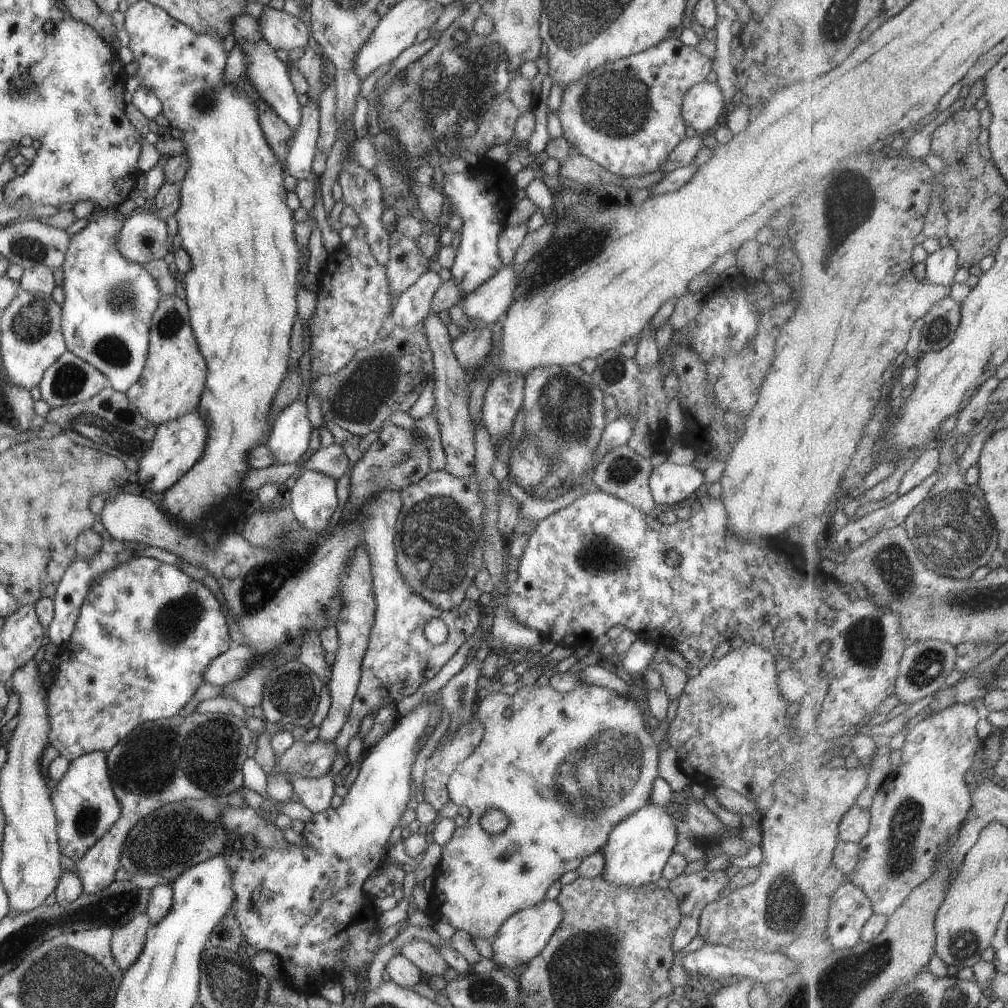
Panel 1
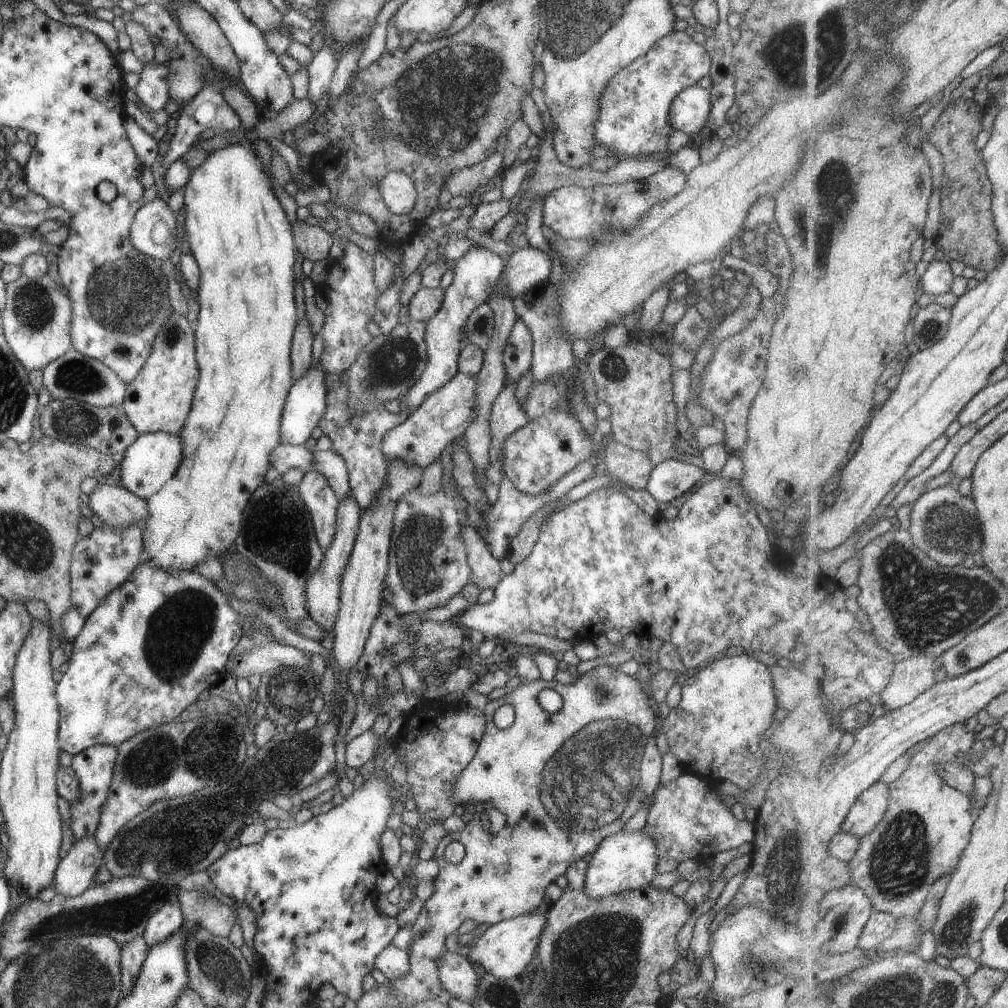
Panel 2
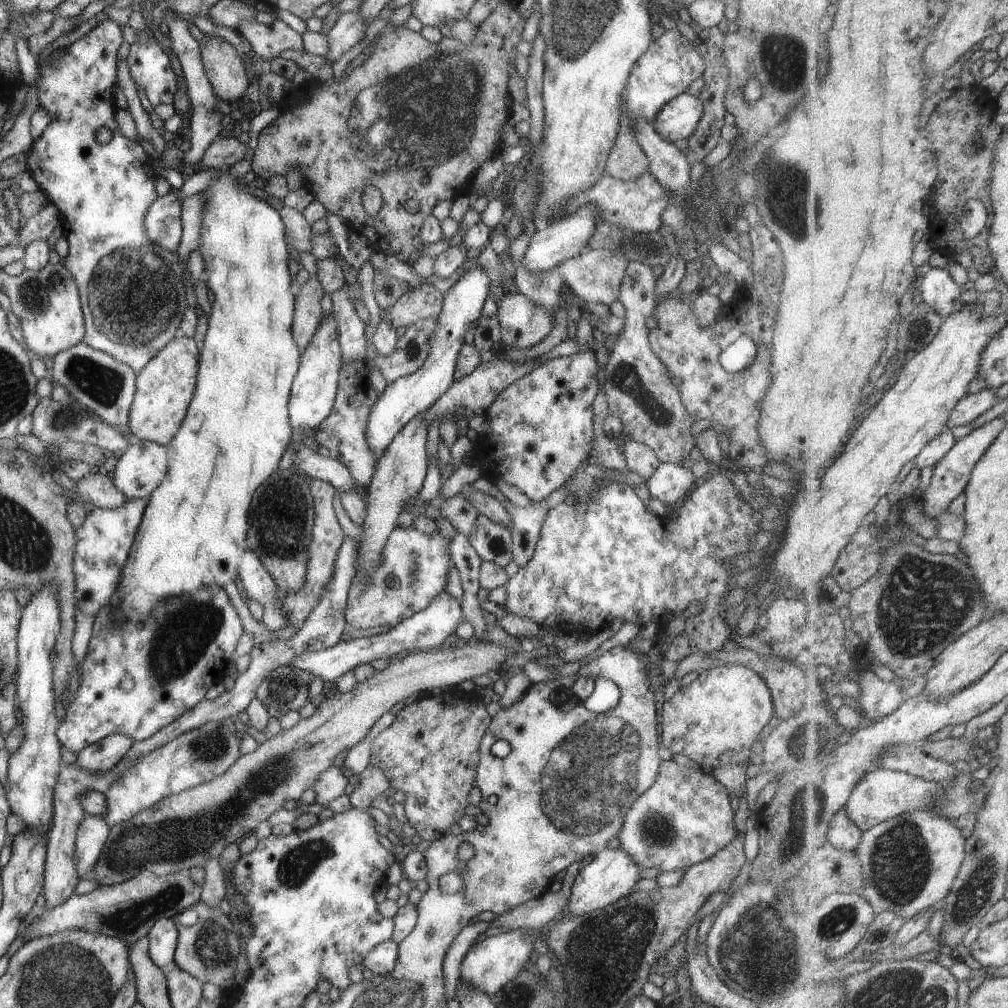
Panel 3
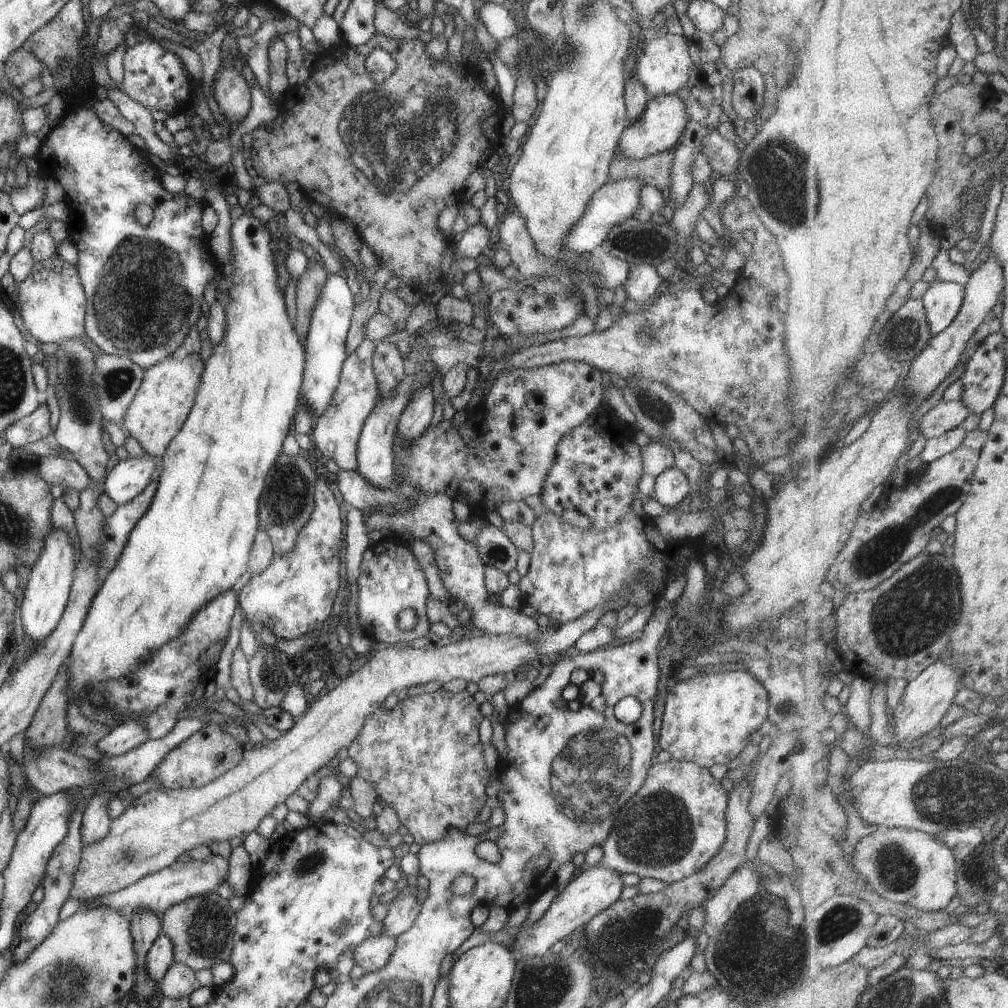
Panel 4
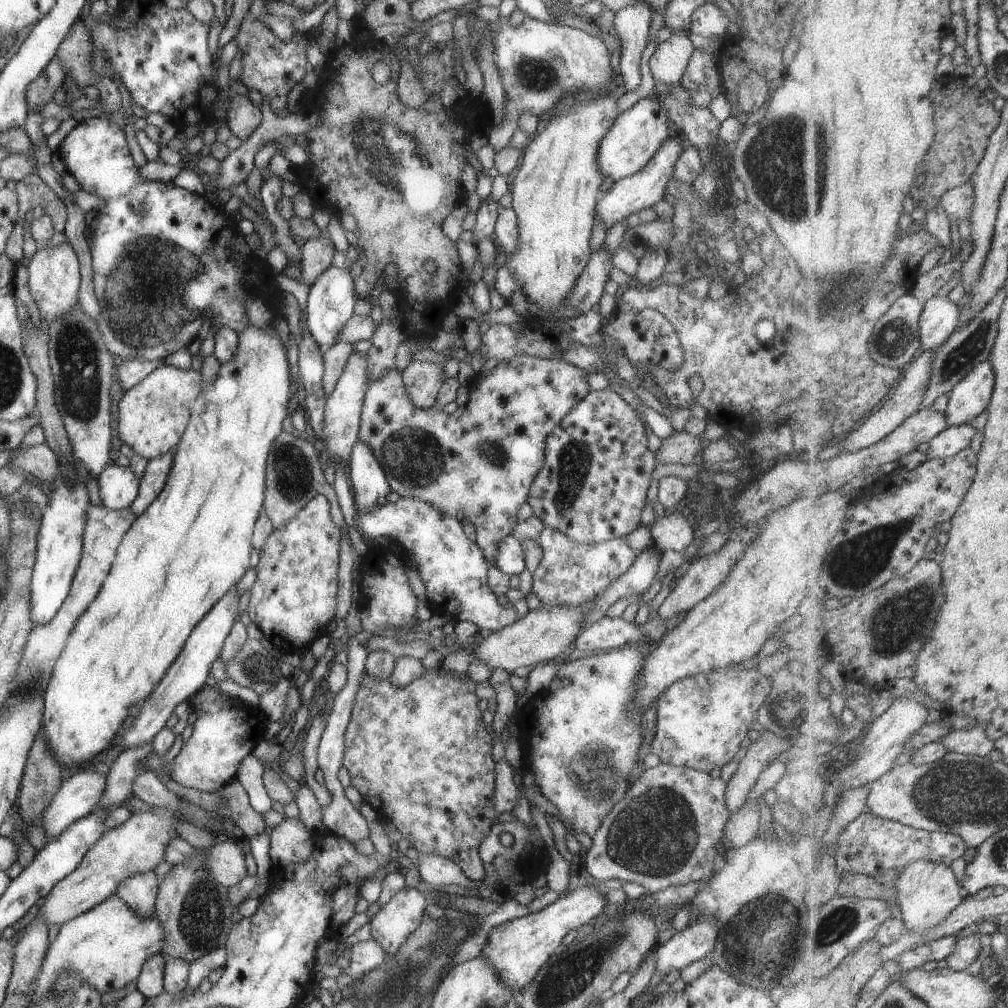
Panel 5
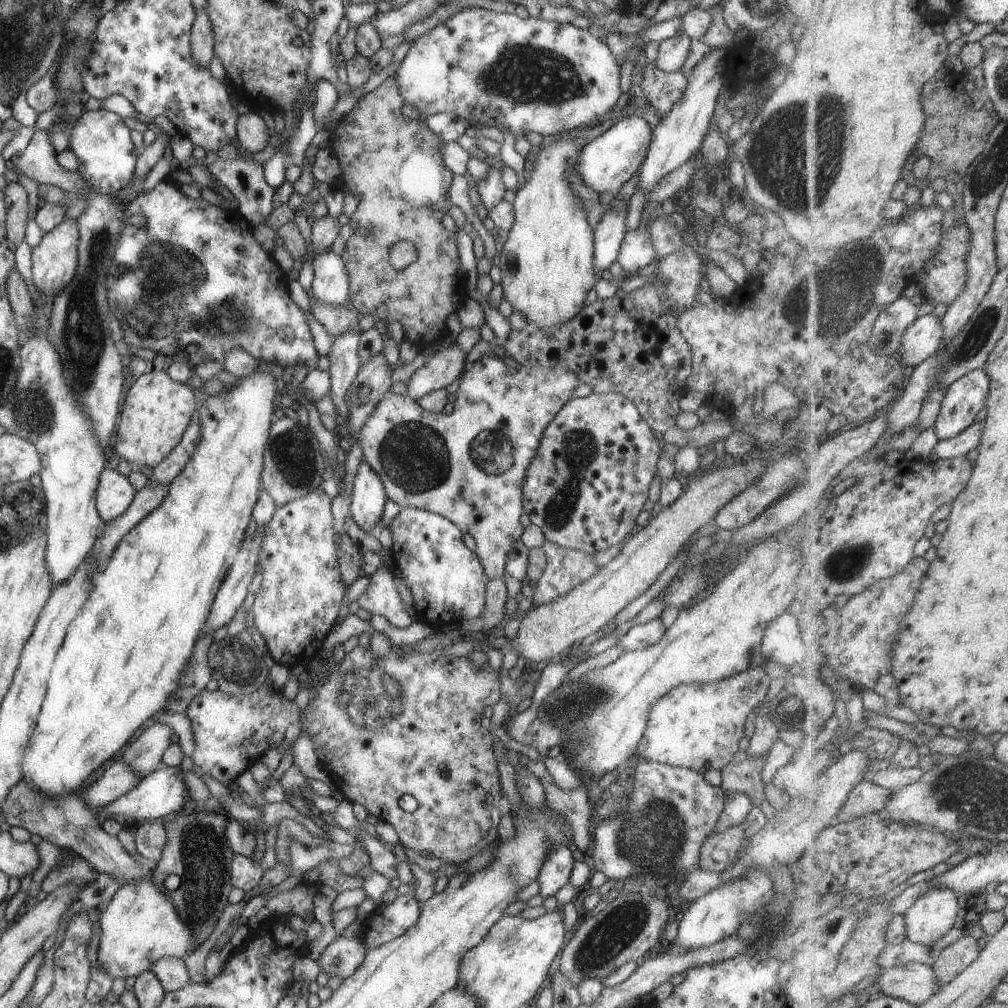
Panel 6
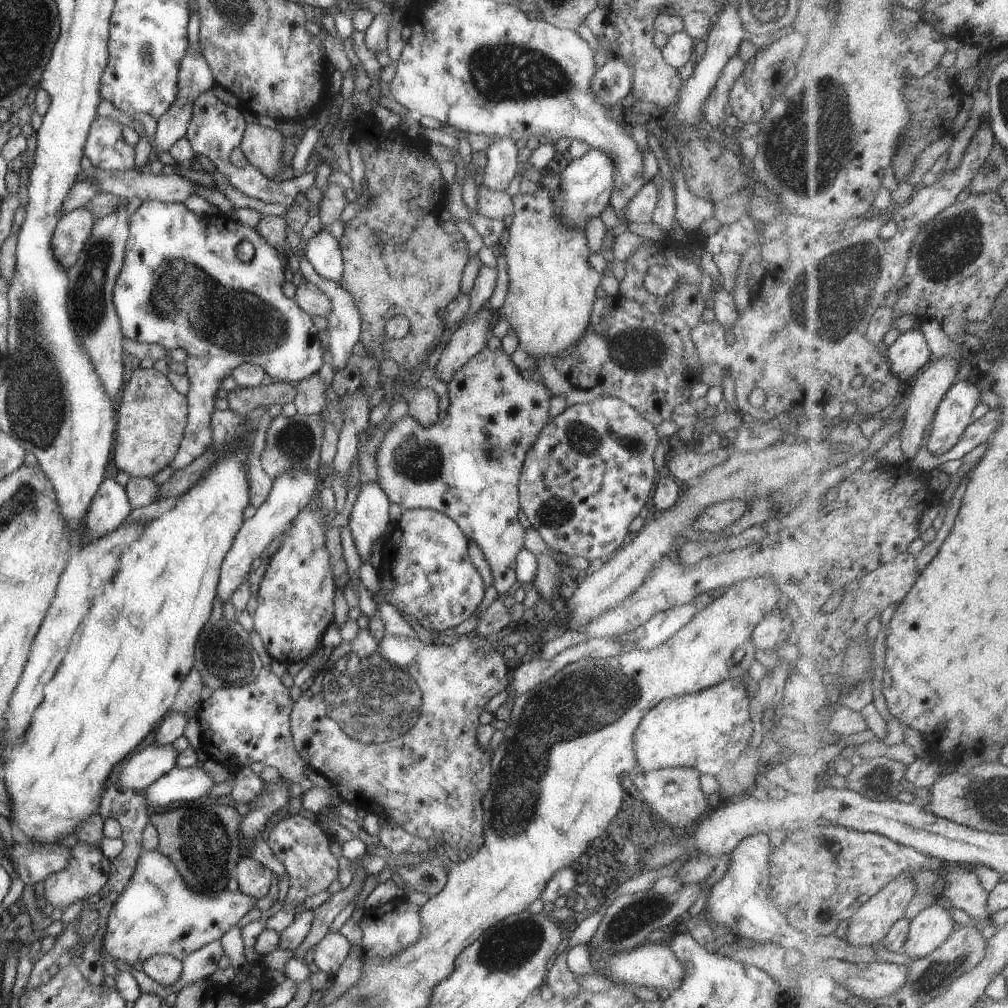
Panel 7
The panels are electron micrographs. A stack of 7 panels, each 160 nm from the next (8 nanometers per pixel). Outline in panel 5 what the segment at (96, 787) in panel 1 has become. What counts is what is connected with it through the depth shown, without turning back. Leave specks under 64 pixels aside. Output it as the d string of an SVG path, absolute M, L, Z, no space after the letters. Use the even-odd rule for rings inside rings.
M235 587L229 588L229 591L223 594L207 614L201 618L201 621L185 640L177 658L165 670L165 674L163 674L151 695L139 706L140 710L137 718L134 718L124 732L119 733L119 737L122 738L121 747L123 750L137 748L145 742L152 742L155 734L165 726L165 722L167 722L170 714L174 712L175 707L180 702L189 701L189 696L192 696L199 691L199 688L202 688L203 684L206 684L207 676L210 675L210 666L218 658L221 646L223 646L223 642L235 622L237 604L237 590L235 590Z

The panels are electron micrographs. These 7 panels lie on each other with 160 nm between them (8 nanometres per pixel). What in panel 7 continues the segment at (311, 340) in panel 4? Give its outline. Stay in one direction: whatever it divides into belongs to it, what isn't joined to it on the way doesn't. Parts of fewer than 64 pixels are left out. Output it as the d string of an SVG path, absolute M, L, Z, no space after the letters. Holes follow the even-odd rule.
M322 229L313 234L302 250L304 258L319 276L325 280L339 282L344 267L340 244L328 230Z

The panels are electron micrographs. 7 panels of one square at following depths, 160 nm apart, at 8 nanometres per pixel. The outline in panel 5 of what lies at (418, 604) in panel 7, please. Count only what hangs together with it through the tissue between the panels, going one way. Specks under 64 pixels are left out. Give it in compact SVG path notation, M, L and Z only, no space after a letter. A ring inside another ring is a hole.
M400 497L396 502L385 500L369 512L356 511L355 528L358 527L363 536L373 541L377 537L391 538L392 542L397 542L409 552L425 586L427 605L432 615L443 614L456 622L471 622L478 630L489 630L491 633L518 620L519 614L513 606L503 607L497 603L497 596L486 582L489 563L481 548L463 534L462 524L457 518L447 516L427 502L408 497Z

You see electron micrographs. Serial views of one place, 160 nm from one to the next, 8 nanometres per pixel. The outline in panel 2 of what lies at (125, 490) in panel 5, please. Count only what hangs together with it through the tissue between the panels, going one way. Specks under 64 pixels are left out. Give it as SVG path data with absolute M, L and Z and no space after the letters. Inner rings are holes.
M162 431L144 433L121 454L121 483L120 487L135 494L140 500L152 496L176 472L180 462L182 447L180 437L169 435Z

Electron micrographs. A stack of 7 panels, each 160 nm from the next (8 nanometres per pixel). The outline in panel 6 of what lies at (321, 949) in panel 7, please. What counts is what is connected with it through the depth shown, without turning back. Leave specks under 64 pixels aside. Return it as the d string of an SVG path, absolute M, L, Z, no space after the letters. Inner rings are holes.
M341 936L335 939L321 952L316 961L321 972L327 976L337 976L345 979L357 970L357 966L365 960L368 947L361 938L345 939Z

